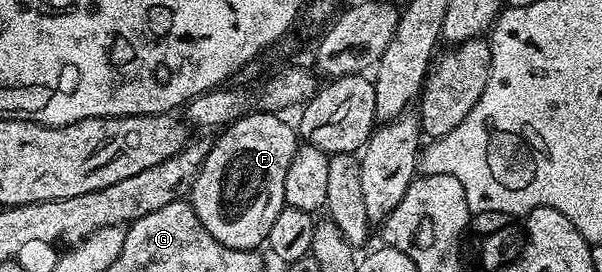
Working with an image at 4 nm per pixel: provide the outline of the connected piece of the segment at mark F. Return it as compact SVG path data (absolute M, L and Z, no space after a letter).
M255 111L242 115L233 123L227 124L218 132L219 140L212 142L211 149L189 192L189 202L201 225L221 245L229 245L233 249L254 251L262 248L267 242L269 229L273 229L273 221L277 221L277 213L285 206L285 177L289 173L289 165L295 156L297 131L278 114L269 111Z

